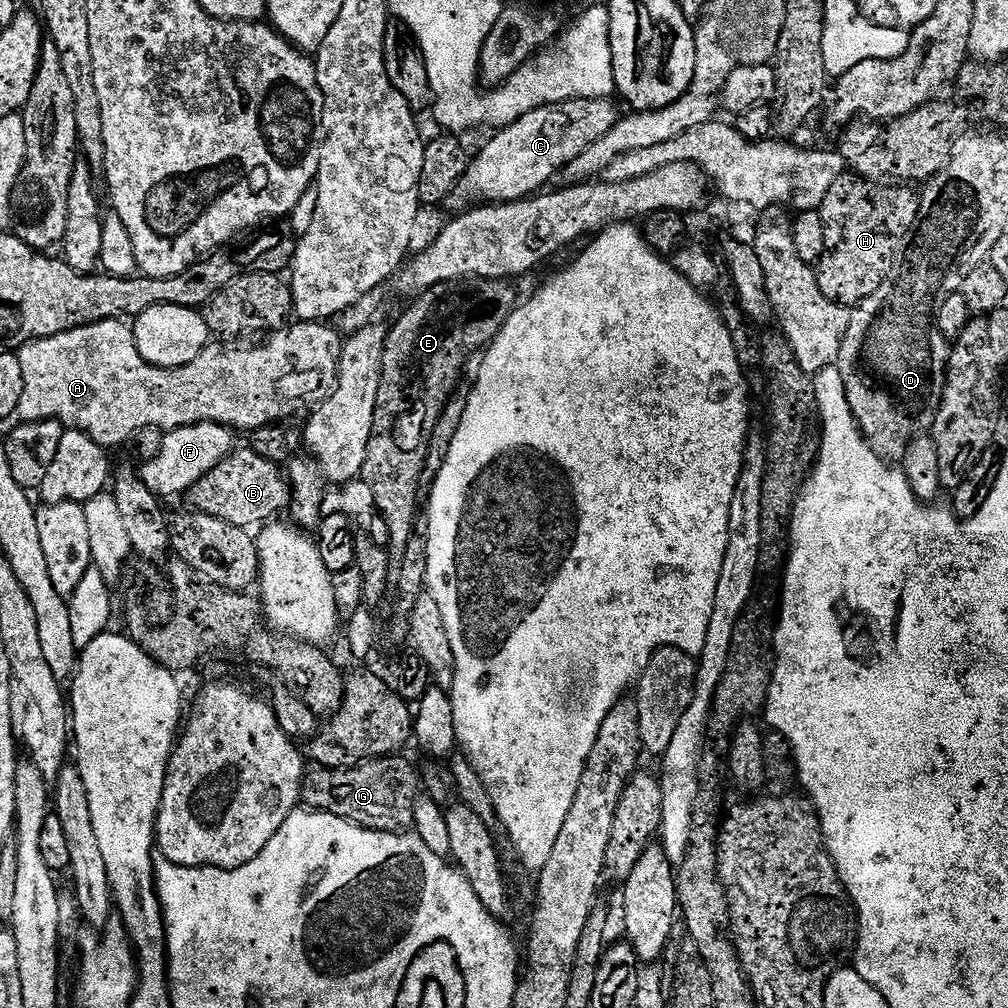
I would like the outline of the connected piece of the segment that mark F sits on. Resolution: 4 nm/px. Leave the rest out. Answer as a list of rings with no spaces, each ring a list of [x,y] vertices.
[[[205,420],[201,424],[171,429],[165,435],[160,453],[153,460],[143,461],[141,468],[144,469],[139,469],[139,478],[158,498],[176,496],[179,492],[187,493],[211,468],[233,451],[232,436],[233,429]]]

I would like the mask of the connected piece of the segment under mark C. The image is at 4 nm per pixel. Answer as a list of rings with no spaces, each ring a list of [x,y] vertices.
[[[608,98],[600,100],[567,100],[561,104],[547,104],[541,108],[530,110],[530,114],[522,114],[522,118],[515,120],[513,124],[507,124],[505,128],[493,131],[492,136],[480,148],[477,156],[473,155],[468,162],[468,169],[462,174],[462,178],[452,189],[447,198],[447,207],[455,210],[468,210],[473,206],[491,206],[493,204],[508,204],[511,200],[526,200],[529,196],[539,193],[547,180],[559,177],[563,168],[582,150],[594,146],[598,138],[602,138],[616,125],[618,113]]]

